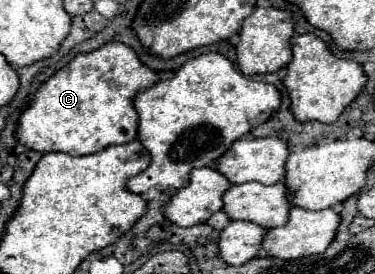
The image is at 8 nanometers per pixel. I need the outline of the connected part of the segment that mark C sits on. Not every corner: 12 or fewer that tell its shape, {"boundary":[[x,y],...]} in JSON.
{"boundary":[[123,42],[79,54],[37,90],[17,140],[95,154],[137,138],[159,80]]}

